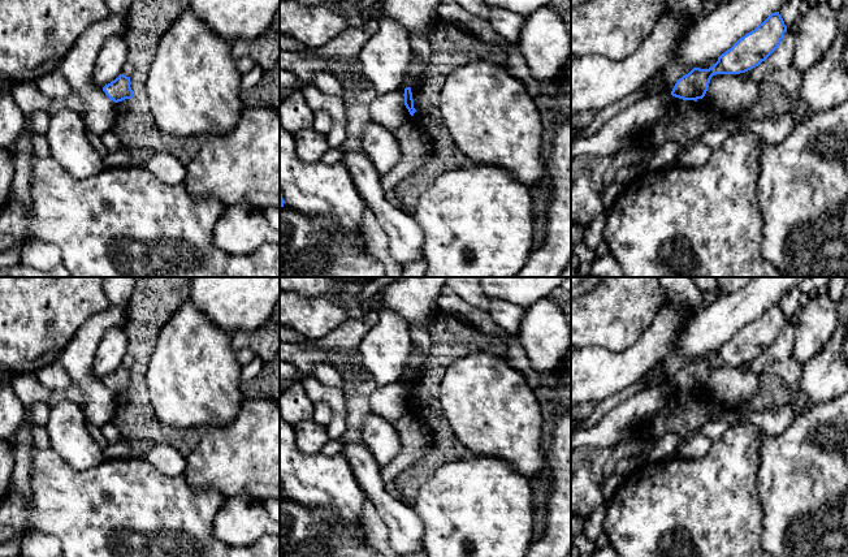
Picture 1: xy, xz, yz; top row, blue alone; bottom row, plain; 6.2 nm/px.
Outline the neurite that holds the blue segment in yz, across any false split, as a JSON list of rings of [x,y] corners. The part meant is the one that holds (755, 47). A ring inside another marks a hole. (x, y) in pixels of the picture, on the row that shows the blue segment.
[[[779,12],[771,13],[754,30],[722,53],[711,68],[693,68],[679,78],[671,95],[683,100],[702,99],[713,75],[740,74],[758,66],[778,48],[786,31],[787,26]]]

